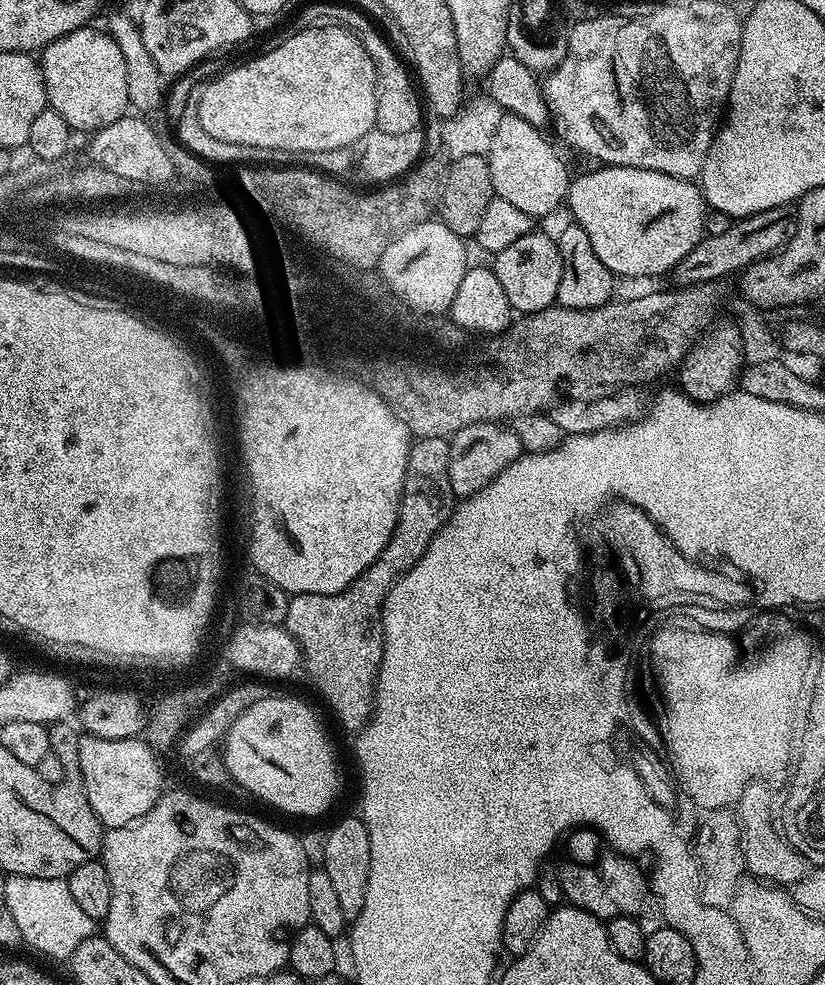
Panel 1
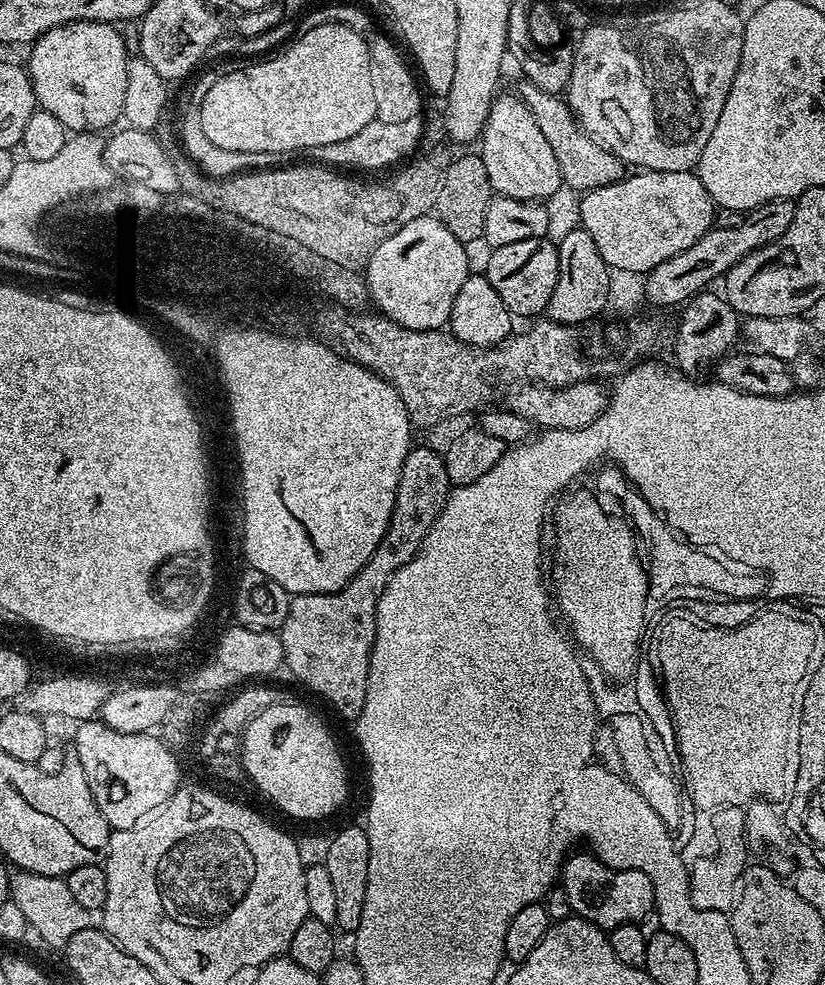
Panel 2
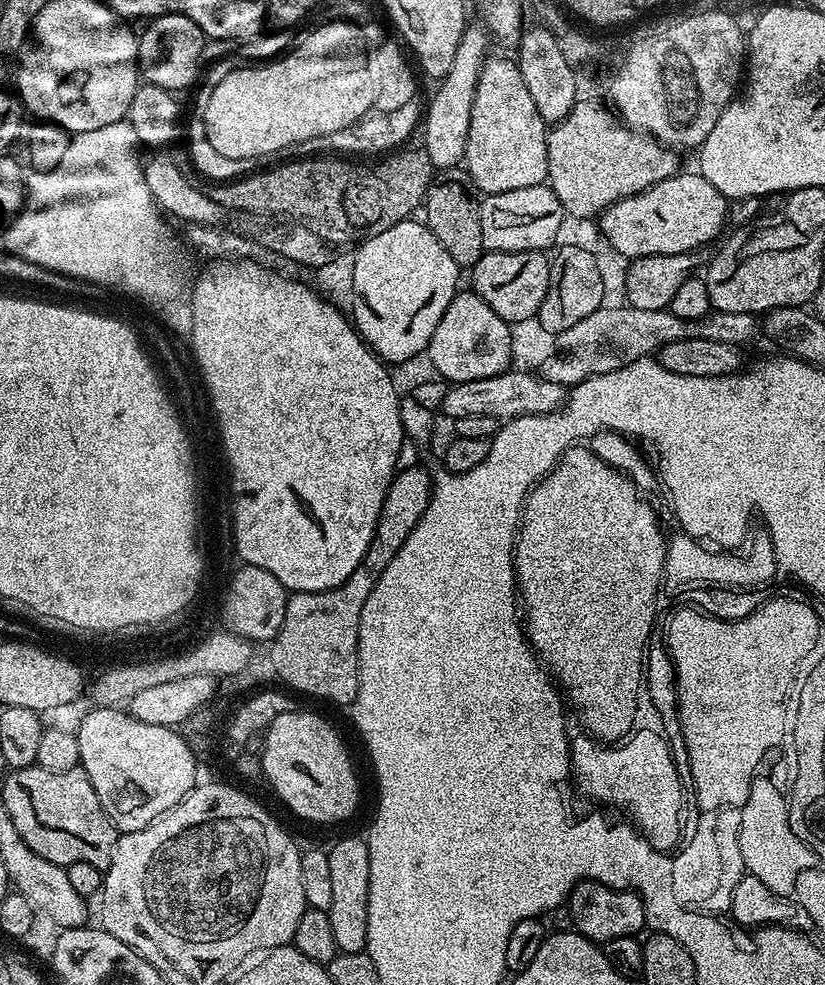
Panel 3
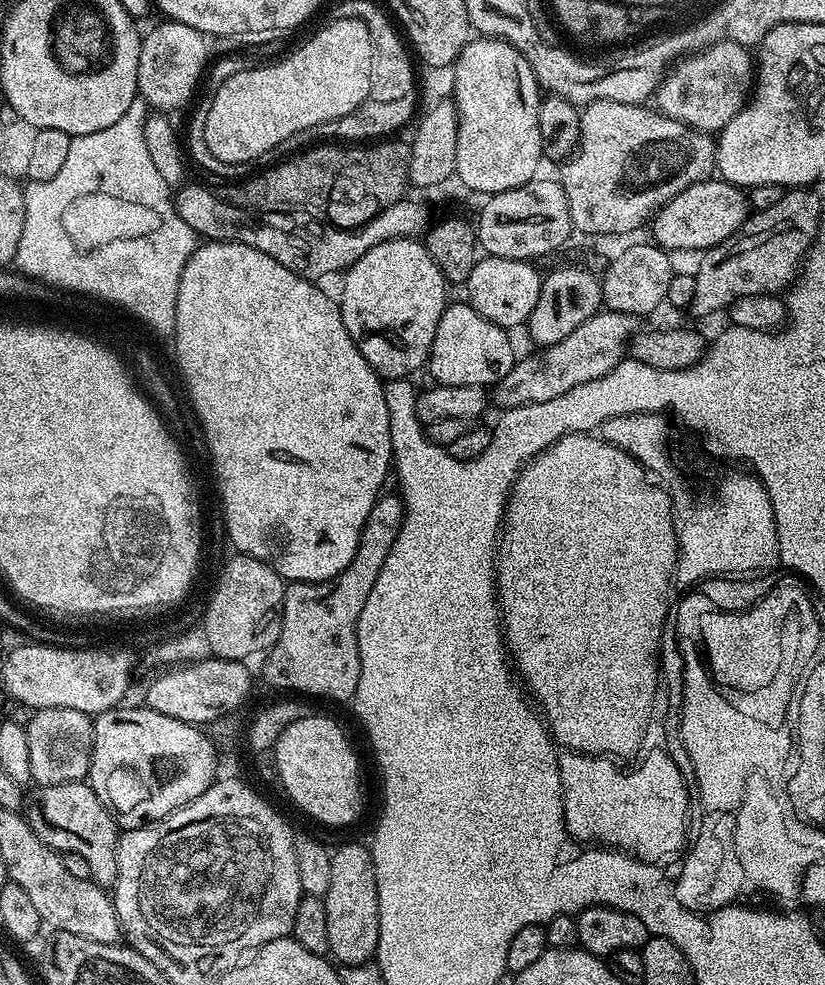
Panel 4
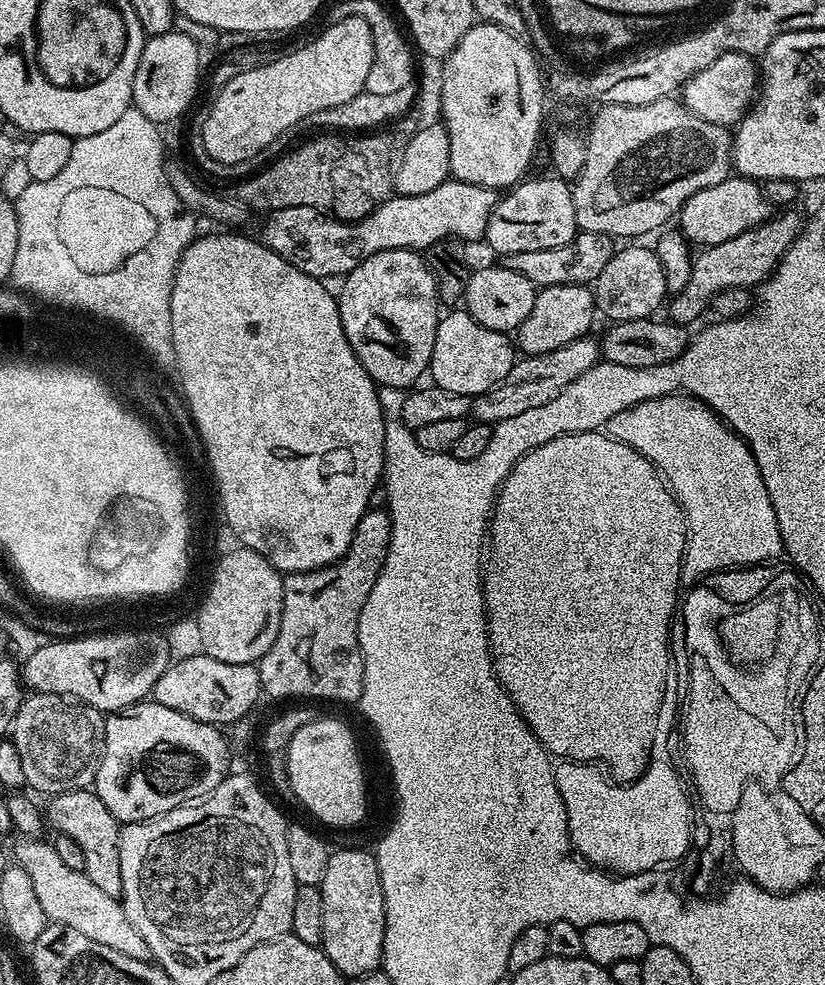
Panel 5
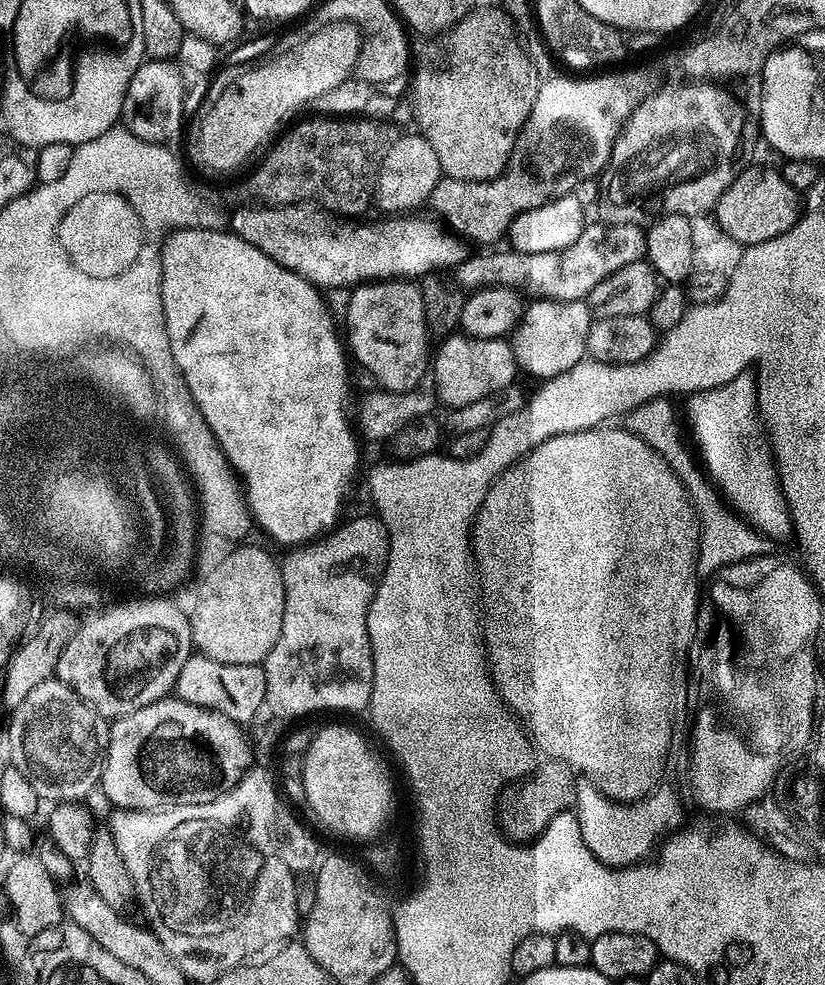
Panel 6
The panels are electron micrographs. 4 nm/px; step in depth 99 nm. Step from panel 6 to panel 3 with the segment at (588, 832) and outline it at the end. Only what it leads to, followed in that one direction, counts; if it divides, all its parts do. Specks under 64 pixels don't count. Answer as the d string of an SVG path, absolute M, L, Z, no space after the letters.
M640 732L640 736L632 739L627 747L613 751L588 744L588 740L576 740L576 773L580 776L580 783L584 784L587 799L626 808L631 821L640 820L646 830L656 838L658 846L670 846L676 840L679 831L679 784L663 741L652 736L652 732Z

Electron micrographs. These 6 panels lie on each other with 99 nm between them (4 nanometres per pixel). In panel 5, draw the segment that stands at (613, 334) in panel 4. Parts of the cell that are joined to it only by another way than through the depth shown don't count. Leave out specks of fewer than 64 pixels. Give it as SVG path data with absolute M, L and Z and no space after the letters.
M592 338L575 340L550 354L538 354L537 356L524 356L513 364L510 374L496 388L482 396L477 396L471 401L470 412L481 424L497 424L506 418L514 418L514 414L526 414L526 410L534 410L534 406L542 406L550 402L574 378L586 374L586 370L593 368L601 359L602 353L599 343Z

